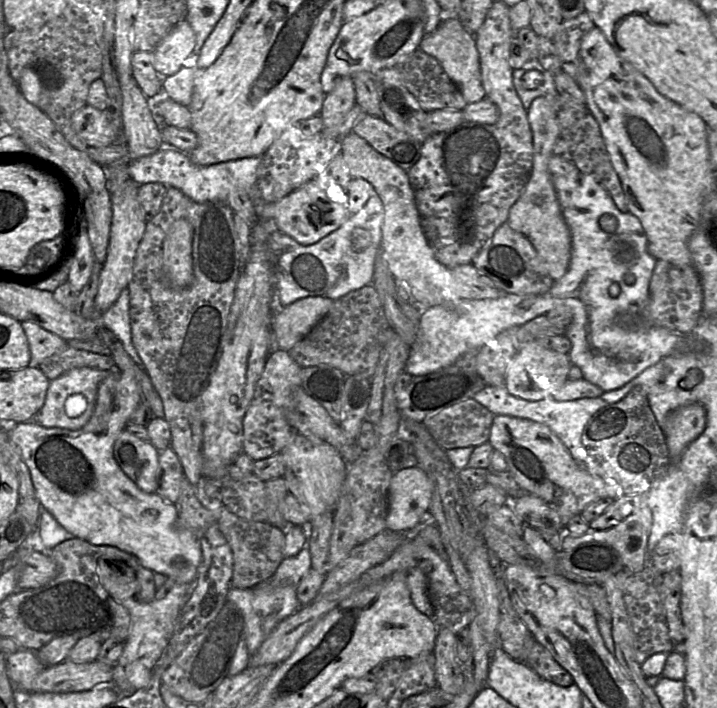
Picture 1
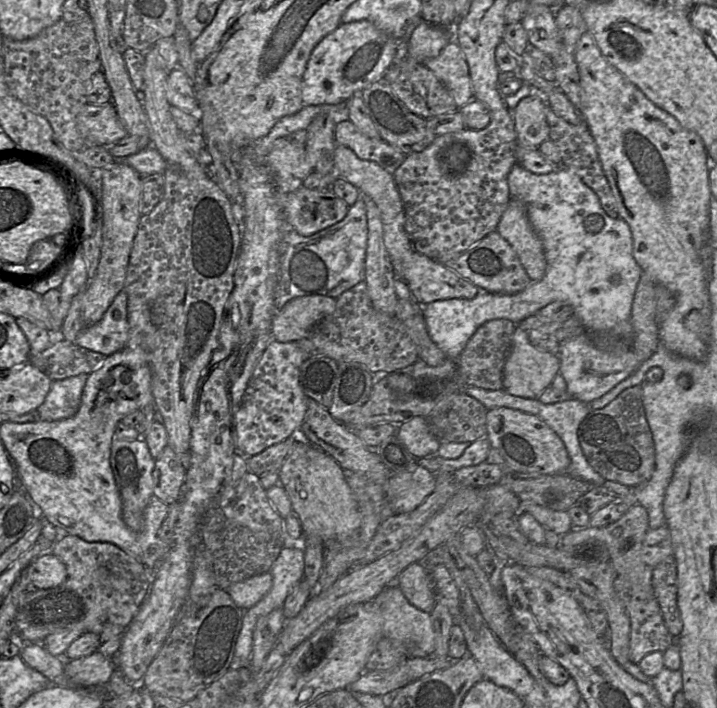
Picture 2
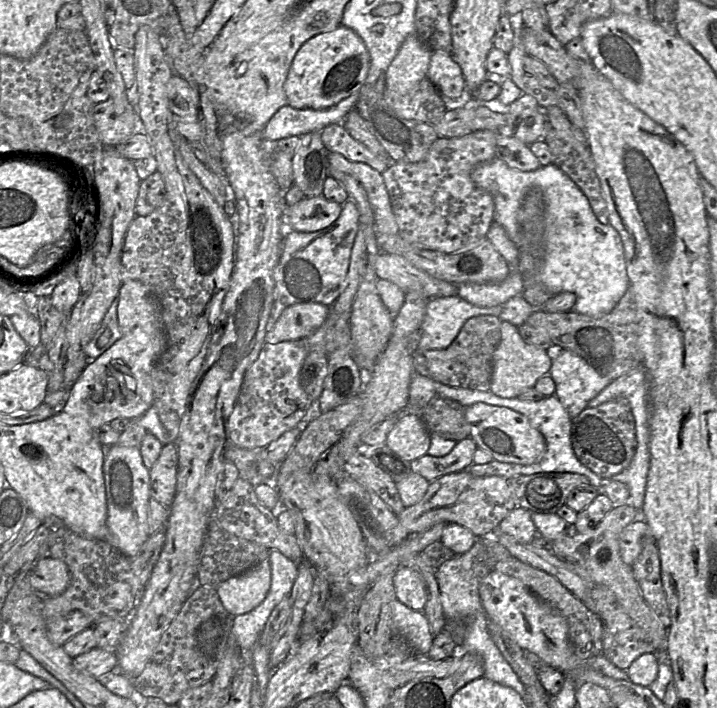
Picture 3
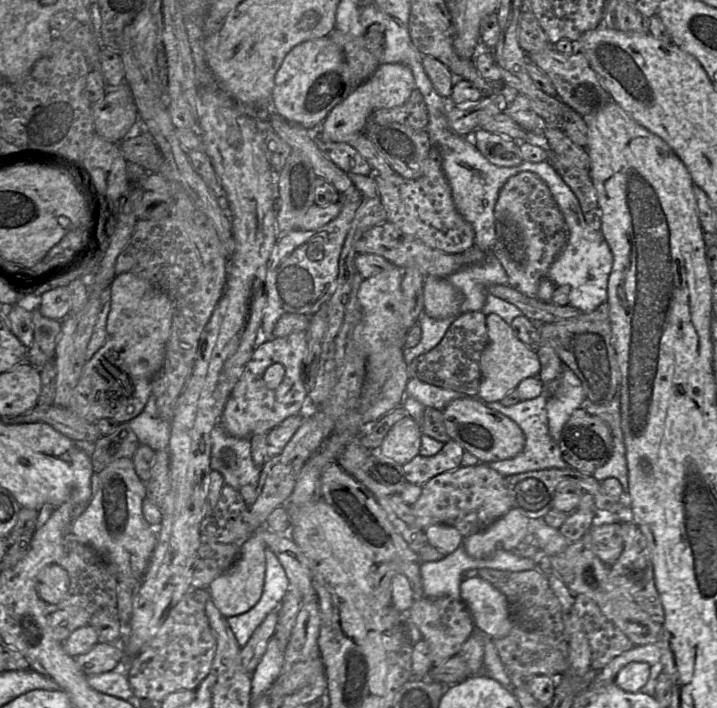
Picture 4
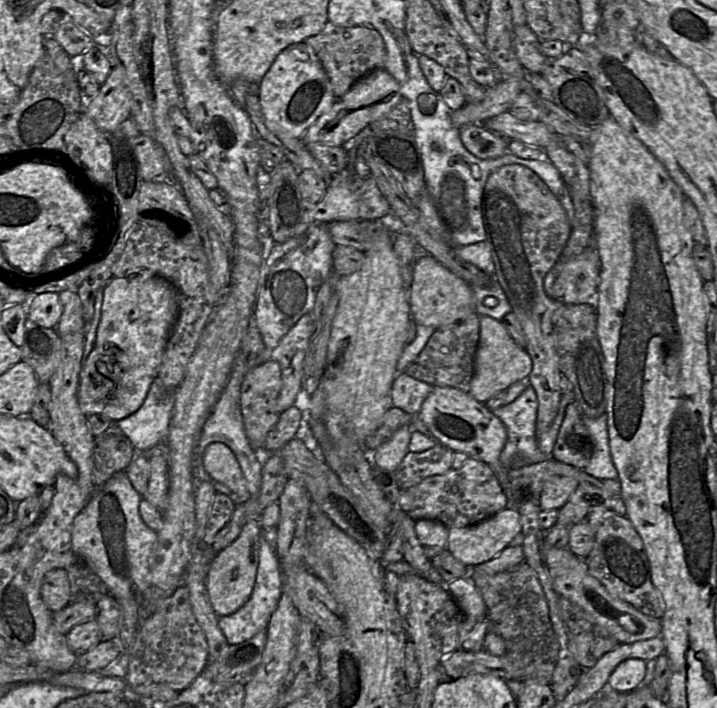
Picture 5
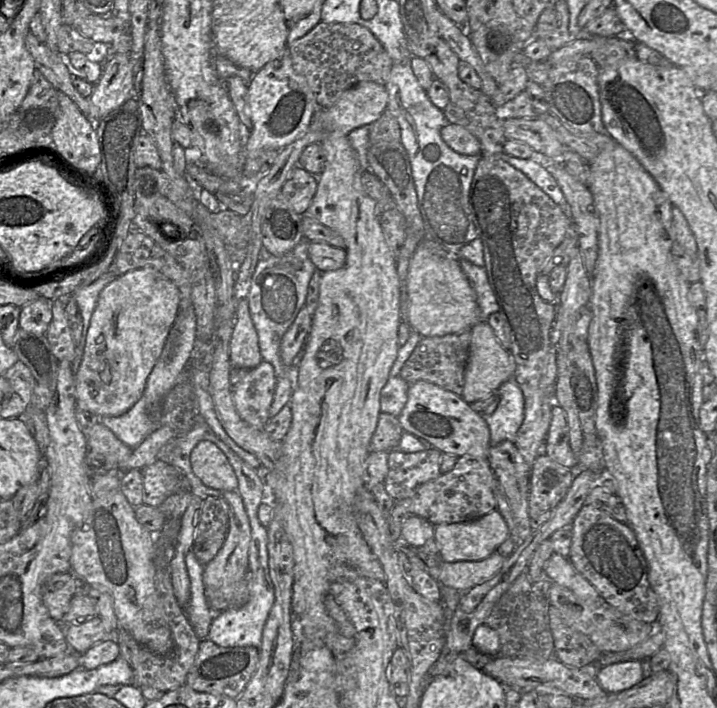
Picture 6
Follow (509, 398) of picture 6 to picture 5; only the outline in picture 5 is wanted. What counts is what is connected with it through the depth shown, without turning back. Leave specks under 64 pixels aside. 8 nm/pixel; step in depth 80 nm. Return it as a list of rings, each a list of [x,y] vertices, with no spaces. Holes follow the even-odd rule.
[[[528,386],[518,398],[504,406],[495,408],[492,412],[502,420],[507,429],[507,442],[500,456],[503,466],[512,467],[512,459],[518,456],[522,456],[526,464],[540,463],[552,458],[551,455],[542,452],[539,448],[536,435],[538,399],[532,387]]]

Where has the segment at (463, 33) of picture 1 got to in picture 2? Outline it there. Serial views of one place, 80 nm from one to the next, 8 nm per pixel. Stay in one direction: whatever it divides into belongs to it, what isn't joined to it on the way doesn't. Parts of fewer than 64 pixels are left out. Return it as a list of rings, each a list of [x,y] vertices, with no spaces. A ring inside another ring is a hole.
[[[454,39],[436,57],[426,61],[425,65],[448,89],[459,108],[473,100],[469,67]]]

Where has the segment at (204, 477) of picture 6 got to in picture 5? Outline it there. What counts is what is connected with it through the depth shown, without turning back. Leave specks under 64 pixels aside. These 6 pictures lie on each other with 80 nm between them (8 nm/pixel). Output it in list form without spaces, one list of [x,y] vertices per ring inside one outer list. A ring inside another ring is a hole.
[[[213,442],[202,455],[203,467],[211,479],[228,488],[237,503],[251,498],[239,462],[228,445]]]

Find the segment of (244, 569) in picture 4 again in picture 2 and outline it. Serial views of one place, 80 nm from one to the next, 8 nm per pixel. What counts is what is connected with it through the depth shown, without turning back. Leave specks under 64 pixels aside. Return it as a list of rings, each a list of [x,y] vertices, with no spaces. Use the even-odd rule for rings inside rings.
[[[266,572],[232,584],[227,592],[237,606],[248,610],[265,597],[272,585],[273,576]]]

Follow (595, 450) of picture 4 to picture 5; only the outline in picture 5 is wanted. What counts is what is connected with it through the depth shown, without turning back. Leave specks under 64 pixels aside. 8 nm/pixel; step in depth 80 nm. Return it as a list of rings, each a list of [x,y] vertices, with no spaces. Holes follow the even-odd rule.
[[[575,402],[568,405],[551,452],[552,458],[579,469],[588,466],[596,443],[585,423],[585,417]]]

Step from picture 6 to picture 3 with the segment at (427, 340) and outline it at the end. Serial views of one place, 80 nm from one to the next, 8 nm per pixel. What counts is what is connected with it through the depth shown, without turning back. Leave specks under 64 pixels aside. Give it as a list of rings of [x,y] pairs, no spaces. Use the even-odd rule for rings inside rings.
[[[493,315],[468,319],[447,348],[416,349],[413,354],[414,373],[452,387],[488,391],[493,374],[493,355],[501,340],[501,323],[502,320]]]

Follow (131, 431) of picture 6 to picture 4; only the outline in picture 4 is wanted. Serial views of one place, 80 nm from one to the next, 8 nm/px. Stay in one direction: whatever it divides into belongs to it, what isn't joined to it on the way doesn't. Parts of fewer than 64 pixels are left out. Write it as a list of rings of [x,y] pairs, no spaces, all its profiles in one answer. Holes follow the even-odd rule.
[[[153,394],[150,395],[143,411],[128,424],[140,444],[148,445],[155,451],[167,449],[171,436],[171,423],[160,417]]]

